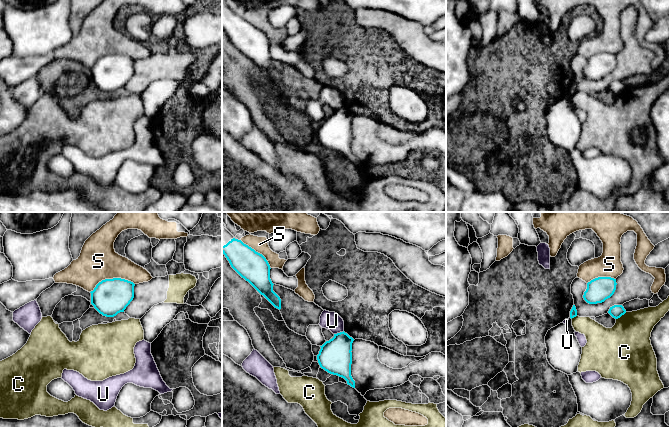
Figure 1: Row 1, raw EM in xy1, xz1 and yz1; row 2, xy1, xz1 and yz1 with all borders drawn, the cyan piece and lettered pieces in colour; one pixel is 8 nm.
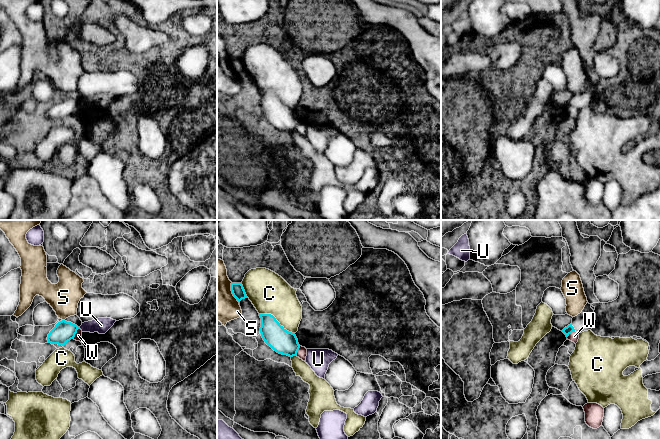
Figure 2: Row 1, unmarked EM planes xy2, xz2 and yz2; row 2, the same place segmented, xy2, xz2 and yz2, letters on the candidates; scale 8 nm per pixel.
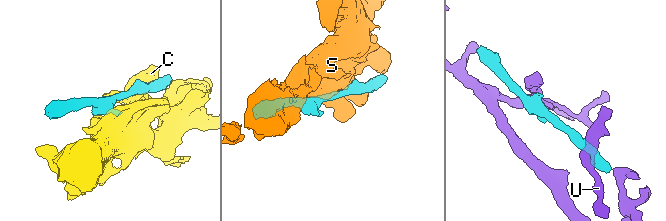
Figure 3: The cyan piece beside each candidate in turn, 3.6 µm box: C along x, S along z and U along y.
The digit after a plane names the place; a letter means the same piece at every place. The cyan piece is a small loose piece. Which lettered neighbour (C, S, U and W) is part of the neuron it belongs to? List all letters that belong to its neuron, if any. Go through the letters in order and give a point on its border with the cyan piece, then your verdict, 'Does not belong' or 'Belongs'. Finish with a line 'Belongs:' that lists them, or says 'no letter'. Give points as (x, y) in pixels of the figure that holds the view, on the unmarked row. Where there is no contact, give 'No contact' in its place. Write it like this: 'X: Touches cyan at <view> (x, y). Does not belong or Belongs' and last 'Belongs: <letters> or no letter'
C: Touches cyan at xz2 (276, 96). Does not belong
S: Touches cyan at xy1 (111, 55). Does not belong
U: Touches cyan at xz1 (338, 109). Does not belong
W: Touches cyan at xy2 (76, 108). Does not belong
Belongs: no letter

